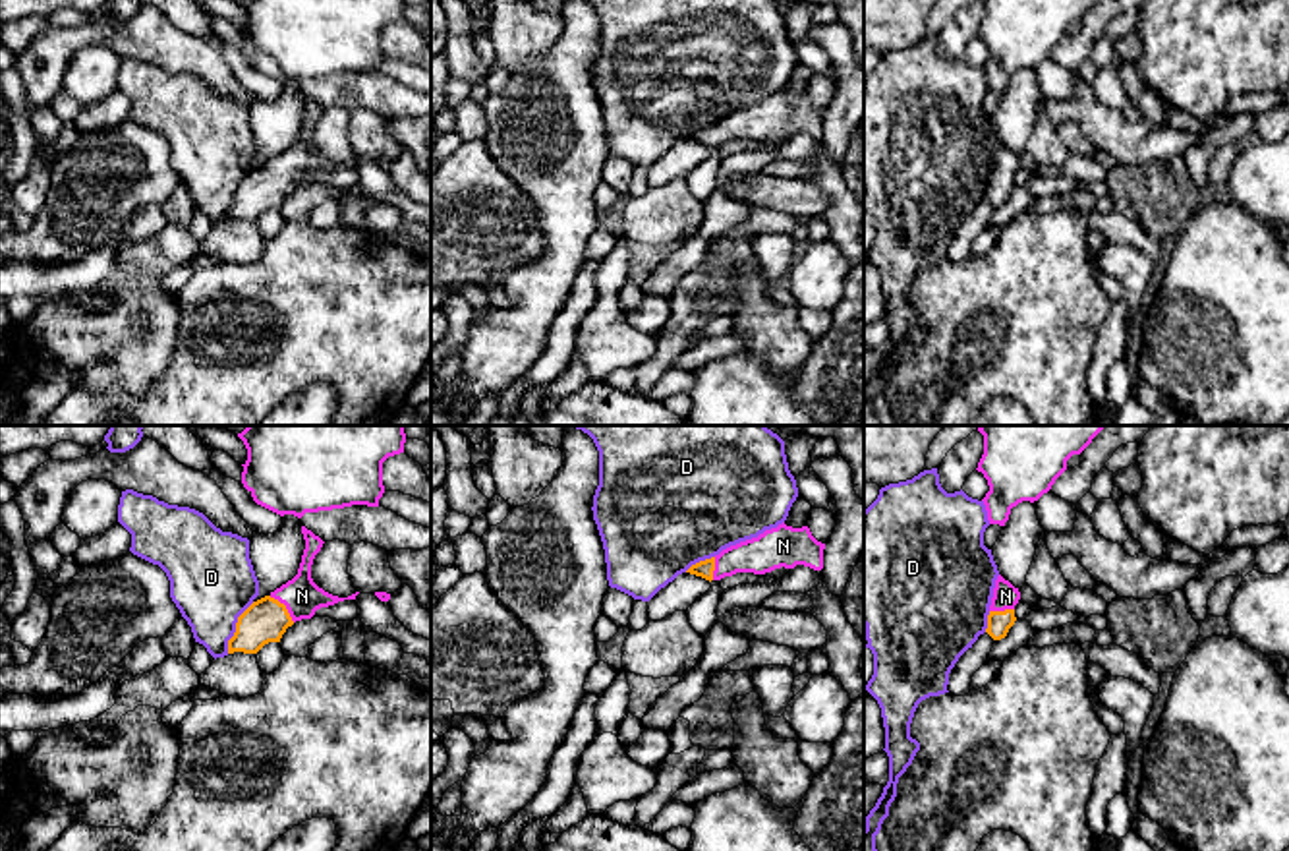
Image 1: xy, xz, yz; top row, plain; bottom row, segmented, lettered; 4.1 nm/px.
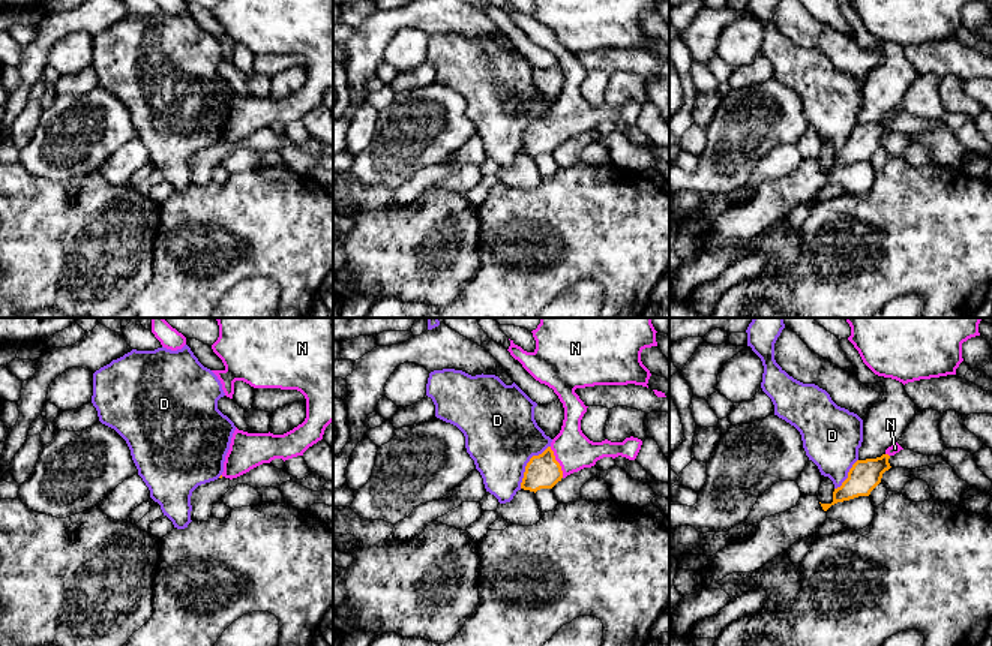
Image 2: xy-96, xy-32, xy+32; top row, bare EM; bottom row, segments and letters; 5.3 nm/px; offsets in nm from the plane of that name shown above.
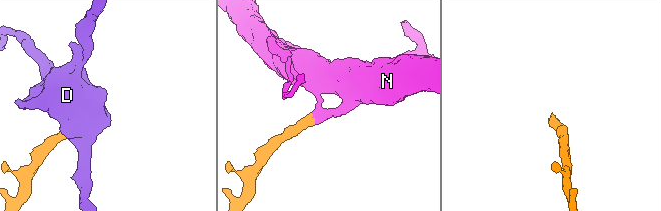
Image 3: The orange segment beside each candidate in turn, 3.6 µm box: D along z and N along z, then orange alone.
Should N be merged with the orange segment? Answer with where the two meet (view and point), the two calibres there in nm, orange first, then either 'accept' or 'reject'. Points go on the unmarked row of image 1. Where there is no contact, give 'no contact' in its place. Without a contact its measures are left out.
xy (285, 173) | 180/160 nm | accept

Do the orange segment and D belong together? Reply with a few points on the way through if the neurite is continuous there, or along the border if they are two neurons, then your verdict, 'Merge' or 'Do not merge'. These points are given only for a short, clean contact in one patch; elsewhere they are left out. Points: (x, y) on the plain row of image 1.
Do not merge

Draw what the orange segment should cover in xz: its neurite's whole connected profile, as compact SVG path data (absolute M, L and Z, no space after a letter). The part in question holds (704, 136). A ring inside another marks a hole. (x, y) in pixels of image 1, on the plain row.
M785 89L758 104L723 116L719 122L692 132L686 139L705 147L721 147L736 139L765 141L796 132L823 135L825 110L817 108L808 93L792 95Z

